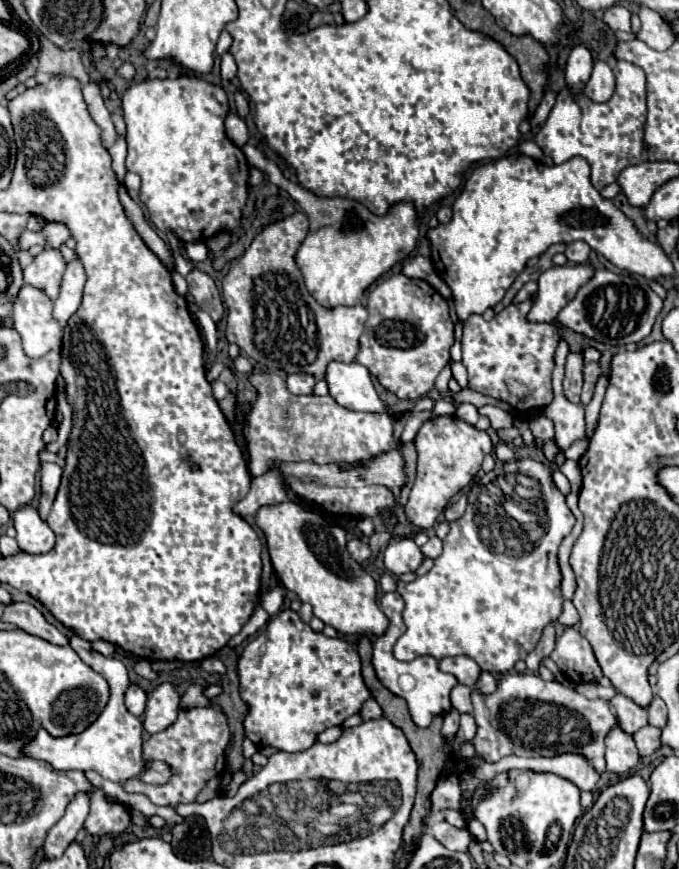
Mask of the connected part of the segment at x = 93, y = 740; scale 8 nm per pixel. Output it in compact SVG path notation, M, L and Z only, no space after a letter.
M74 635L70 641L70 647L80 655L80 659L90 665L96 673L100 673L108 685L110 685L110 701L104 707L104 711L100 713L100 717L86 727L80 735L66 735L66 737L52 737L48 735L48 731L44 731L42 727L38 729L36 737L32 741L28 741L24 745L22 755L30 757L30 759L42 759L46 763L50 763L54 769L58 771L96 771L100 773L104 779L116 781L116 783L124 783L130 777L140 777L146 783L166 783L170 779L170 769L166 763L148 763L148 769L144 769L144 759L142 759L142 723L136 715L132 715L126 705L124 705L124 693L130 685L126 667L112 657L104 657L98 651L92 651L92 643Z

